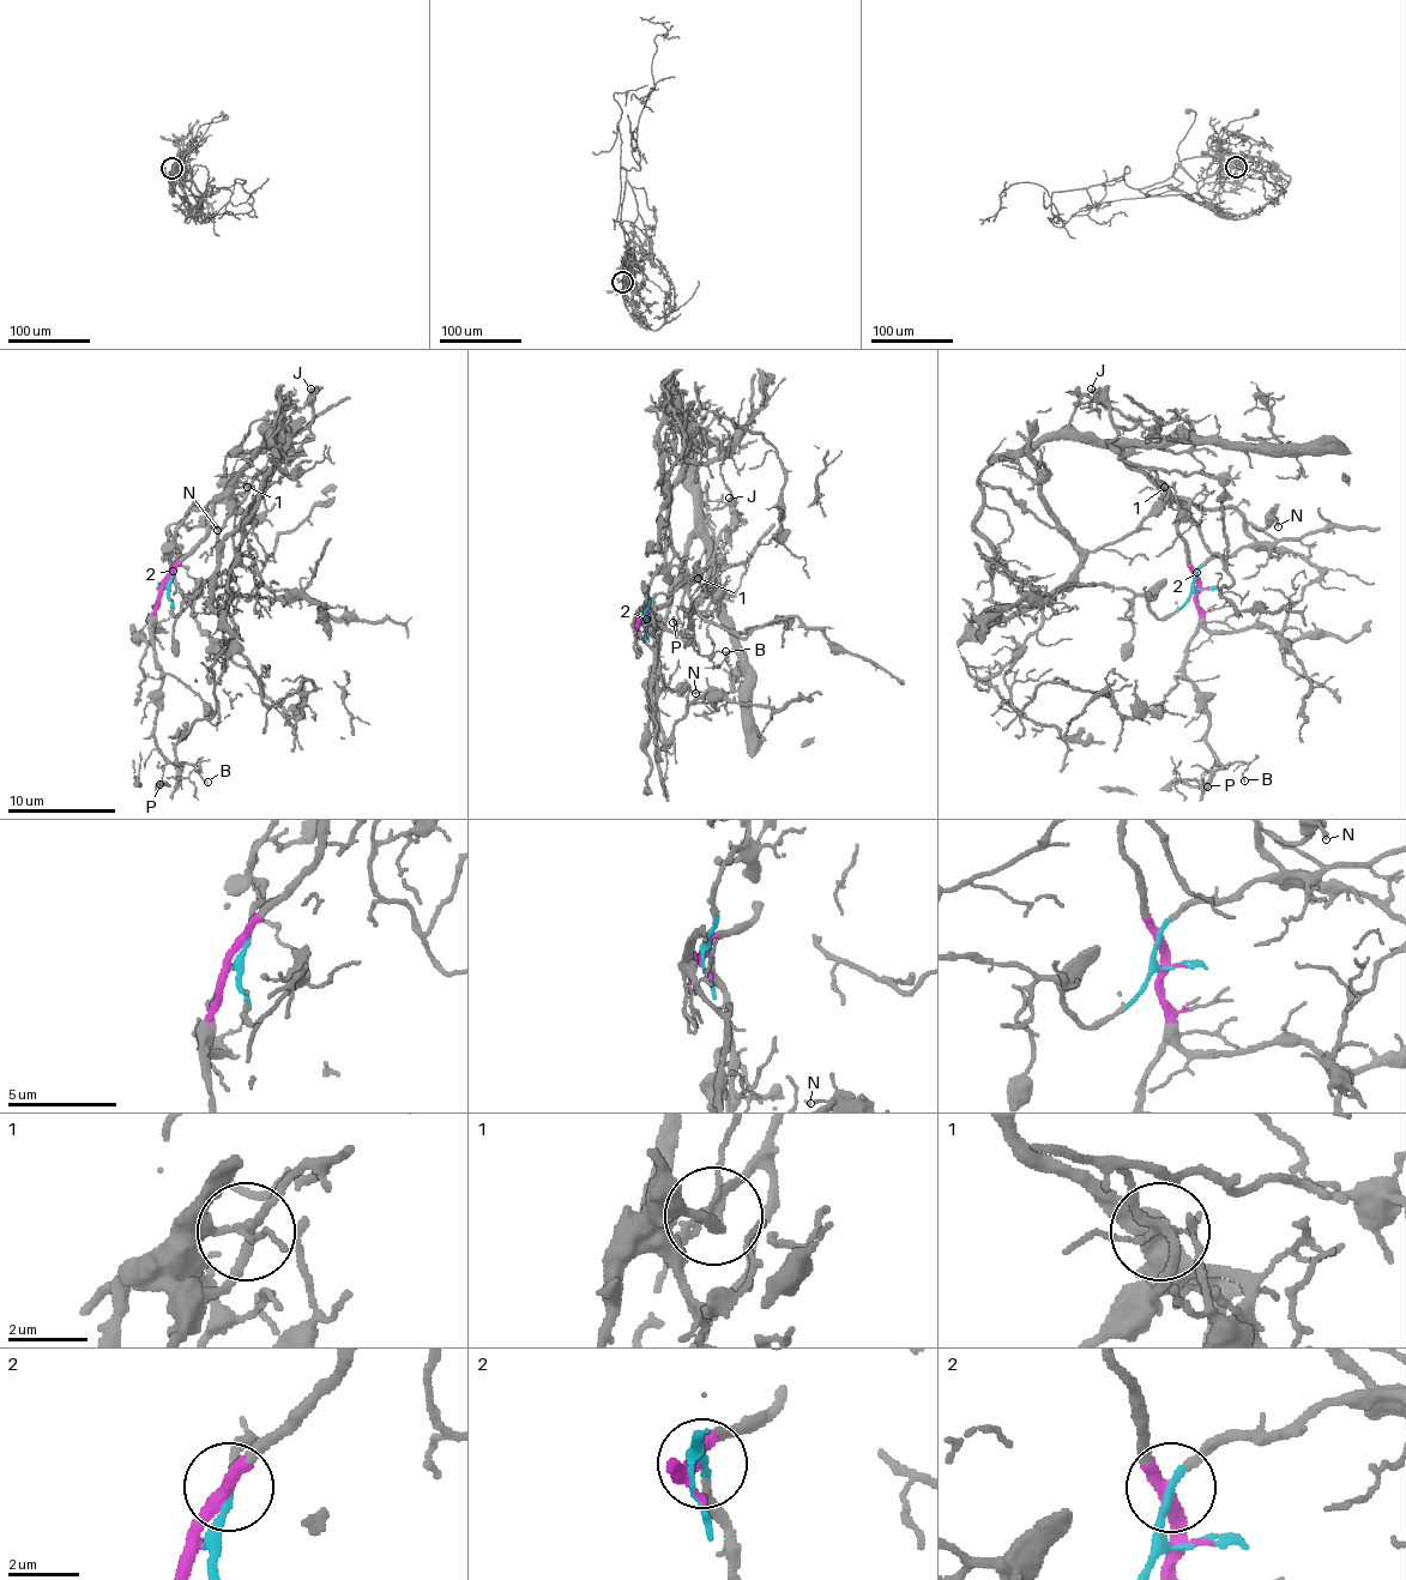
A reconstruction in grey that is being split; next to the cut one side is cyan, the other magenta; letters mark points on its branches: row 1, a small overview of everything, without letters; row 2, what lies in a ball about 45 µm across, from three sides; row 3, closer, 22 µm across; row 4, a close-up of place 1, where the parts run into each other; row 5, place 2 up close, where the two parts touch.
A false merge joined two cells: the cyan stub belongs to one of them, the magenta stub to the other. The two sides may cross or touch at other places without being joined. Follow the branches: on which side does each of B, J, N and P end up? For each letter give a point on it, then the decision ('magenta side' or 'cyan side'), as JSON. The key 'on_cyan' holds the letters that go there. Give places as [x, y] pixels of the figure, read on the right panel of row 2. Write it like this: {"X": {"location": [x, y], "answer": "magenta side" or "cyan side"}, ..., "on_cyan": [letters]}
{"B": {"location": [1244, 781], "answer": "magenta side"}, "J": {"location": [1091, 389], "answer": "cyan side"}, "N": {"location": [1278, 526], "answer": "cyan side"}, "P": {"location": [1207, 787], "answer": "magenta side"}, "on_cyan": ["J", "N"]}

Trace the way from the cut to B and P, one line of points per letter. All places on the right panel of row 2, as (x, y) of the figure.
B: (1204, 589), (1184, 667), (1210, 721), (1207, 746), (1223, 766), (1244, 763), (1244, 781)
P: (1204, 589), (1184, 667), (1210, 721), (1207, 746), (1214, 764), (1202, 775), (1207, 785)

